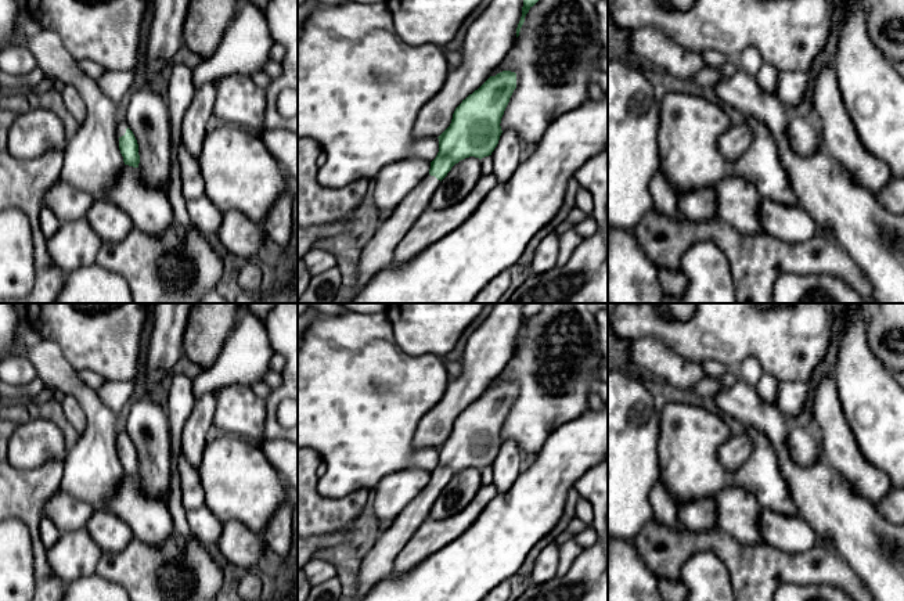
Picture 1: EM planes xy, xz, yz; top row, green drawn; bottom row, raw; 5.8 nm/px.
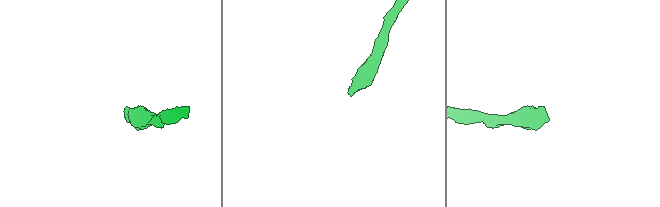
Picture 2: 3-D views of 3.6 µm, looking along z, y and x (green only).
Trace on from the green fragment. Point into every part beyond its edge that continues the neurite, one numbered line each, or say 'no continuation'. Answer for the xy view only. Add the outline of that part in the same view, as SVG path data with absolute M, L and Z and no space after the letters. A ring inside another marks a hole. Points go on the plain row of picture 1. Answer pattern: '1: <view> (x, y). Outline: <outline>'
1: xy (122, 435). Outline: M118 428L118 433L116 433L116 447L118 447L118 453L119 453L119 449L120 449L122 446L125 446L127 438L129 438L129 436L127 436L126 429L119 429L119 428Z

